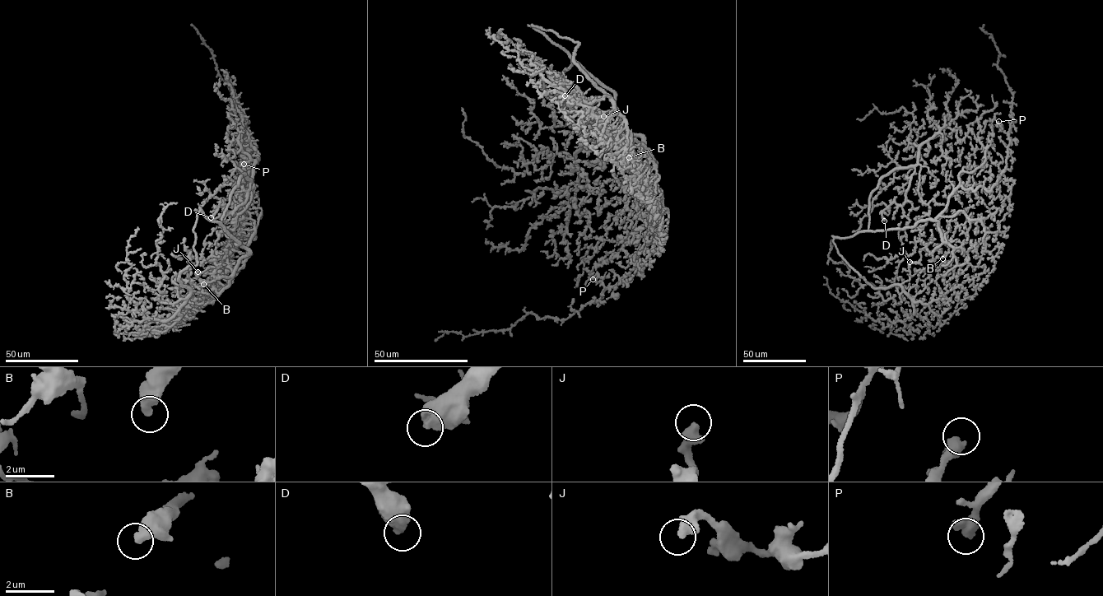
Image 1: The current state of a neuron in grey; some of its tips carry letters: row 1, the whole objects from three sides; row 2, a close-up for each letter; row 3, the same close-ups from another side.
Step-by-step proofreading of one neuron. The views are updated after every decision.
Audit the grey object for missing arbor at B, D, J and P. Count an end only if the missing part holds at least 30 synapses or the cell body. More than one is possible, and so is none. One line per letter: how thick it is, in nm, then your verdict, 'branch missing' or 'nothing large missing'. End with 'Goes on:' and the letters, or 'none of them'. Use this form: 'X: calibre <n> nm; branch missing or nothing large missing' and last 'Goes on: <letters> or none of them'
B: calibre 550 nm; nothing large missing
D: calibre 550 nm; branch missing
J: calibre 500 nm; nothing large missing
P: calibre 480 nm; nothing large missing
Goes on: D

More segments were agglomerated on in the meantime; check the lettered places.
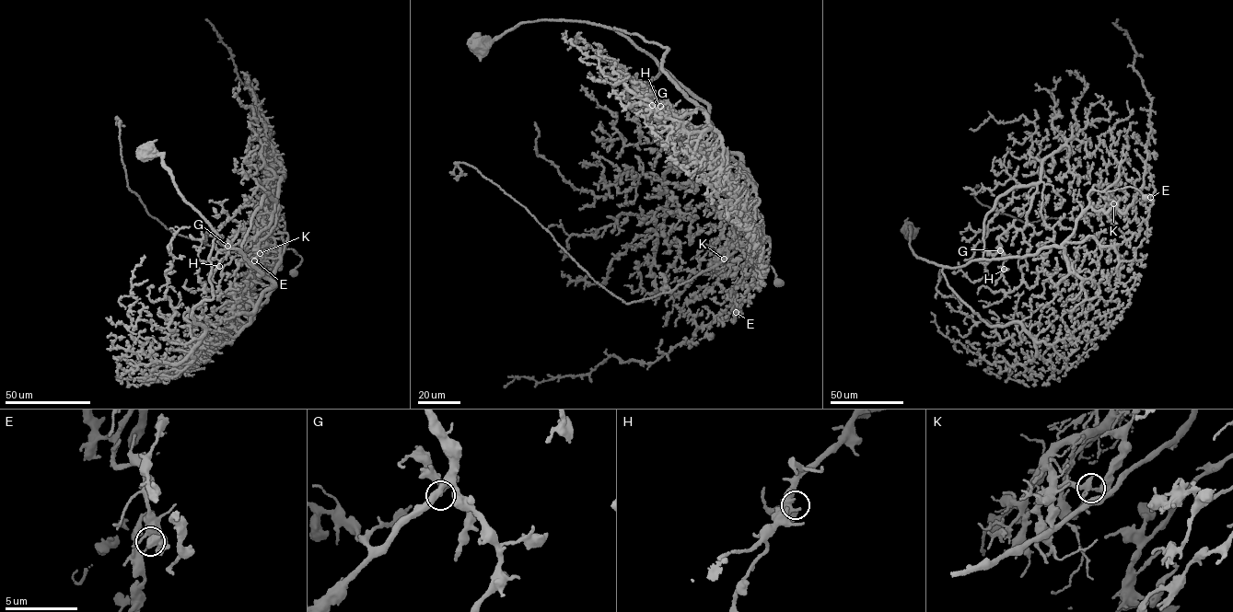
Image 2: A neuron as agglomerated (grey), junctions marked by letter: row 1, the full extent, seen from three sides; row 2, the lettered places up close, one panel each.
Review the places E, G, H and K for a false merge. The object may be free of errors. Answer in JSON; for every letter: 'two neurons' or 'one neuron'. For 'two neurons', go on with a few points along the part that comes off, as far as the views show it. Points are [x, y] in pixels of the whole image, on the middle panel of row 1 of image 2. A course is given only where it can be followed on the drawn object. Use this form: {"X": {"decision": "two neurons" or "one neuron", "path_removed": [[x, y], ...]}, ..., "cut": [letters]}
{"E": {"decision": "one neuron"}, "G": {"decision": "one neuron"}, "H": {"decision": "one neuron"}, "K": {"decision": "two neurons", "path_removed": [[724, 259], [671, 290], [627, 303], [594, 282], [526, 207], [478, 169], [458, 163], [460, 173], [454, 178]]}, "cut": ["K"]}

